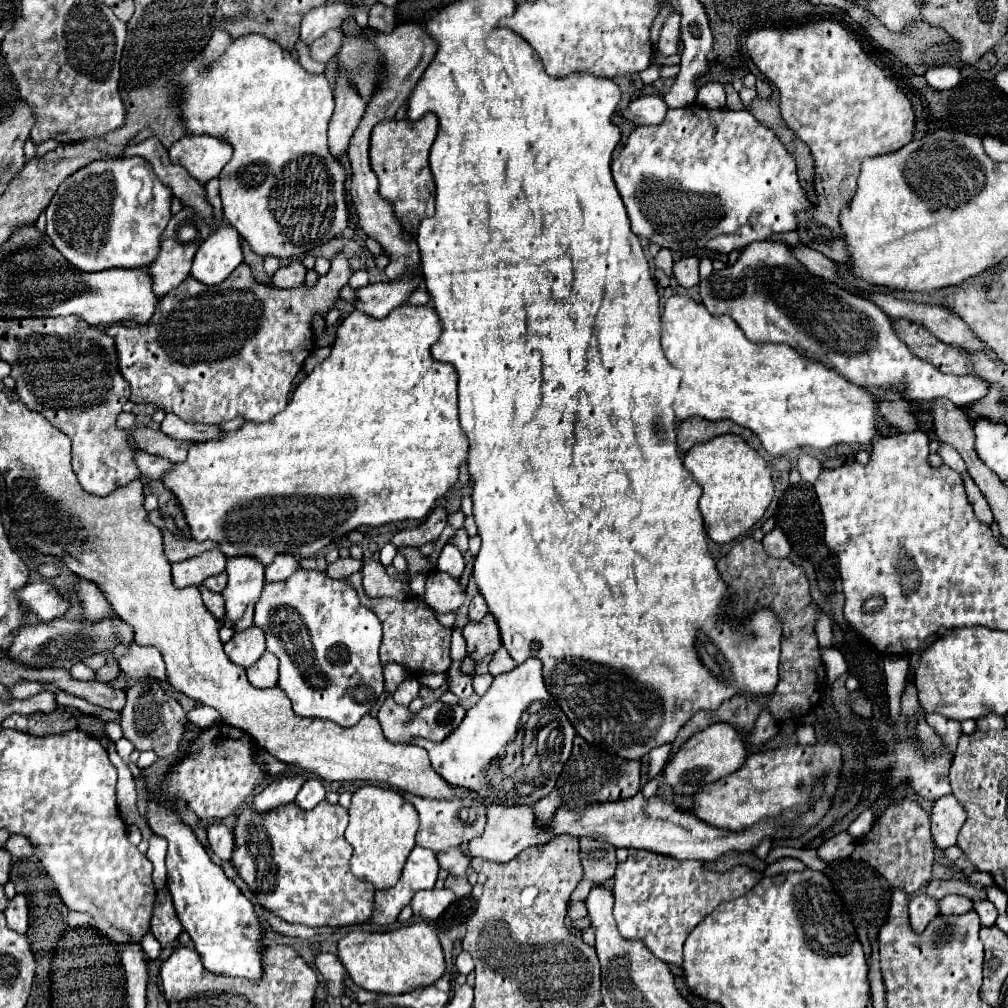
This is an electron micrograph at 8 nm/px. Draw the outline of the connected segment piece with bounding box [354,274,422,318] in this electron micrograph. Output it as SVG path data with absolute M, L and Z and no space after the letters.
M402 276L396 282L376 282L368 284L360 290L356 290L356 302L354 308L362 310L368 316L374 318L384 318L388 316L394 308L402 306L408 296L422 284L422 276Z

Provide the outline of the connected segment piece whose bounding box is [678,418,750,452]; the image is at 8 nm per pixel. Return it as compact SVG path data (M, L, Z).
M688 418L688 420L682 420L680 426L678 426L678 448L682 452L688 452L694 444L708 442L708 440L720 436L720 434L726 434L726 432L740 434L742 438L750 436L750 430L740 428L730 420L708 422L704 418Z

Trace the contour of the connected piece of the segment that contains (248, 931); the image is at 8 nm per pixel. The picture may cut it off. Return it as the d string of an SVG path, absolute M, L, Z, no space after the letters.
M148 794L146 822L156 836L168 840L168 888L172 892L178 918L194 940L204 966L214 974L258 980L262 976L258 948L262 946L264 928L254 912L254 904L238 890L224 870L210 860L206 848L200 844L192 828L182 822L174 806L164 806L154 794Z

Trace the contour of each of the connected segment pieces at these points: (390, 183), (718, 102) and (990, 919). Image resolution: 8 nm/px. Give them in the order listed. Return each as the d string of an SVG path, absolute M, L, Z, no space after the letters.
M426 114L416 122L410 120L384 120L372 130L370 142L370 164L380 180L380 194L394 206L404 232L412 238L418 234L422 218L434 216L434 178L428 168L428 154L432 142L436 140L438 118L436 114Z
M708 82L698 90L696 102L700 106L708 106L708 108L724 108L726 104L726 92L724 92L724 84L720 82Z
M972 900L972 902L974 902L974 910L980 916L980 922L984 926L992 926L998 918L998 912L996 912L994 904L990 904L990 900Z

